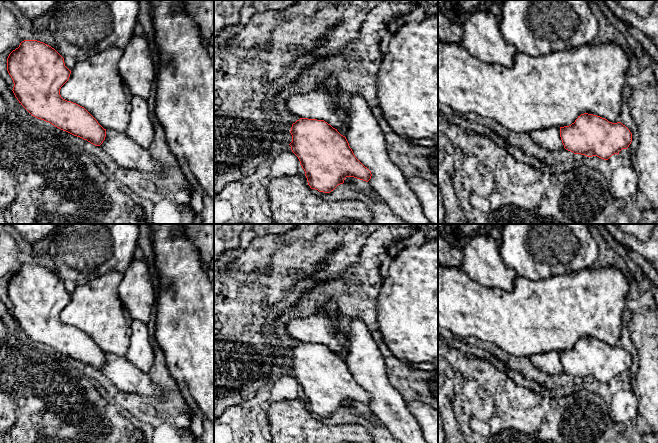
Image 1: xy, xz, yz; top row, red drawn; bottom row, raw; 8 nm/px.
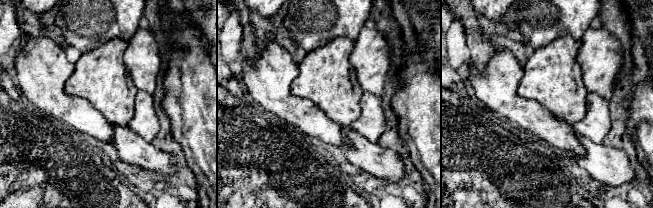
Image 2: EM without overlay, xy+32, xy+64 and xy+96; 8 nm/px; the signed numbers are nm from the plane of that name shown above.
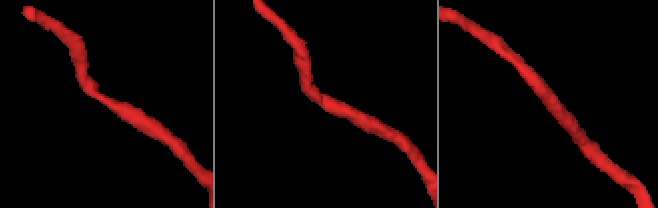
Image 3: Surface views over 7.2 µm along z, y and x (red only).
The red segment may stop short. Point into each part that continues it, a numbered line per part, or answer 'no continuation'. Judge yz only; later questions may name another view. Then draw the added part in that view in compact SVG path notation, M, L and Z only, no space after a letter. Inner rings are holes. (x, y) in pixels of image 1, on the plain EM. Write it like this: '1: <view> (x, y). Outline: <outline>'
1: yz (549, 362). Outline: M552 350L546 353L534 354L530 357L530 360L537 369L551 376L560 376L564 373L560 361L560 352L558 351Z

